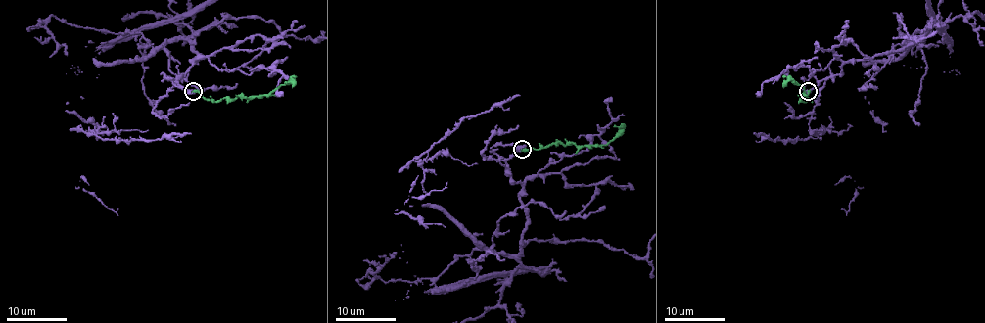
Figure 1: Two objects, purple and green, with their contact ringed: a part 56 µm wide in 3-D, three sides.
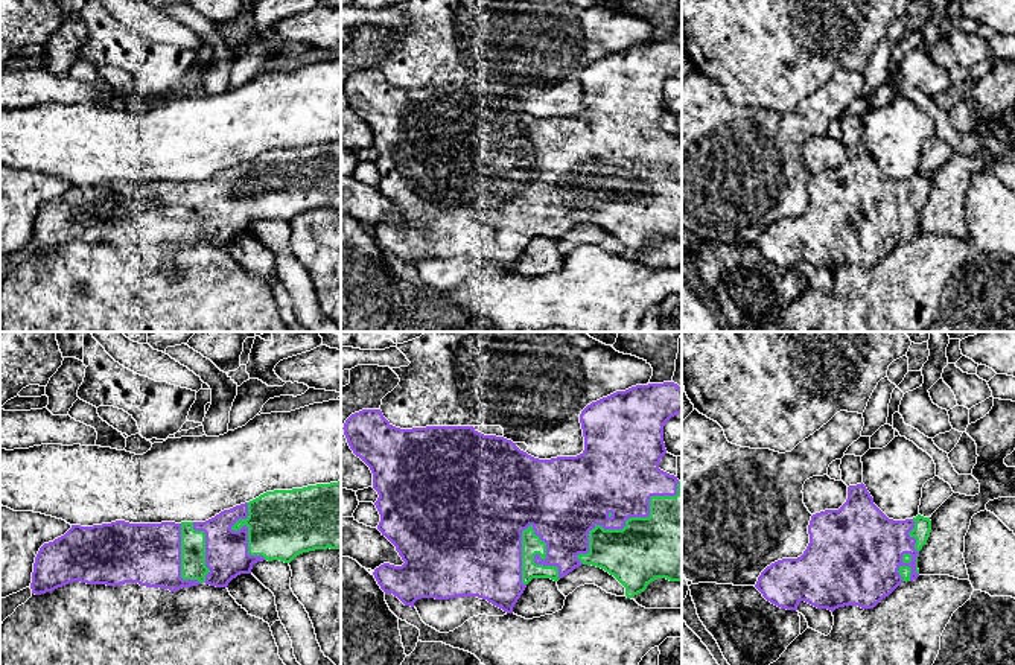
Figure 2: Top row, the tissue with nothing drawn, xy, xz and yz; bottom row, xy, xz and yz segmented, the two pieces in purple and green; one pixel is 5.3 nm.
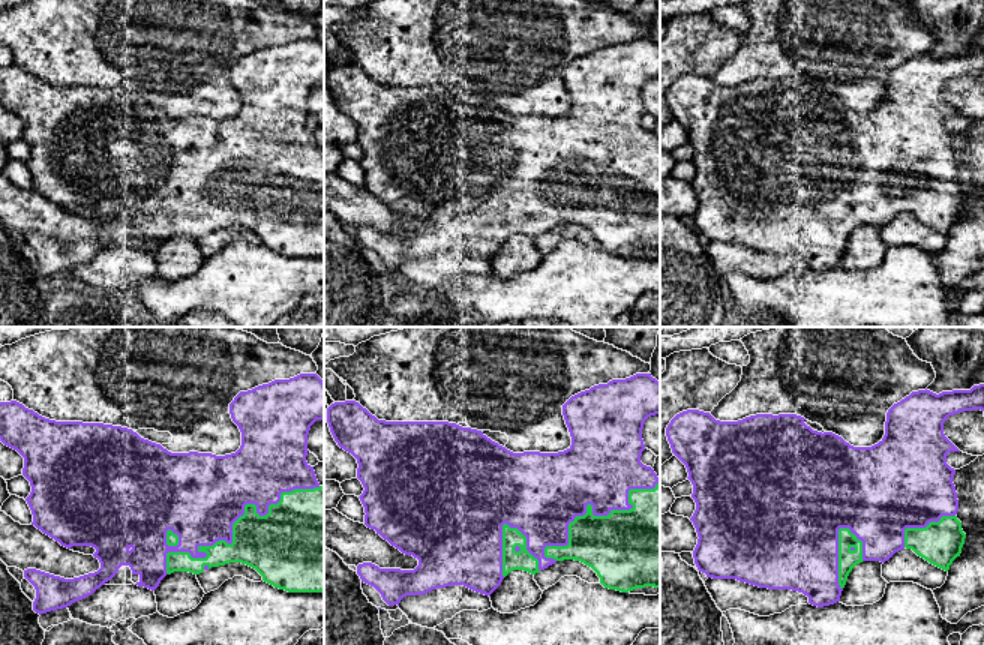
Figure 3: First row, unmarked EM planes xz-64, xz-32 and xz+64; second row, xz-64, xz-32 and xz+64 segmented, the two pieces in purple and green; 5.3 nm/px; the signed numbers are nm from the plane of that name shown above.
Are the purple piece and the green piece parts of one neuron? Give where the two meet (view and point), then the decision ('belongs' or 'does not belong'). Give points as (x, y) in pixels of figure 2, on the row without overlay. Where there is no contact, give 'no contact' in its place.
xz (629, 177) | belongs

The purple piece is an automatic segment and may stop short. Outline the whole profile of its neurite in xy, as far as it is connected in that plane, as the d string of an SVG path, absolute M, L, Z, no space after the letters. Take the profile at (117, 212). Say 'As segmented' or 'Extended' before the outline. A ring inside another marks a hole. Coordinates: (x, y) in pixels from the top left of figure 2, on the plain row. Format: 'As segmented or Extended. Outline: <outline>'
Extended. Outline: M341 140L266 151L205 181L72 184L64 195L40 207L30 248L41 254L73 240L107 245L138 242L170 251L201 242L227 247L237 234L251 233L257 221L291 222L303 212L327 207L341 208Z

